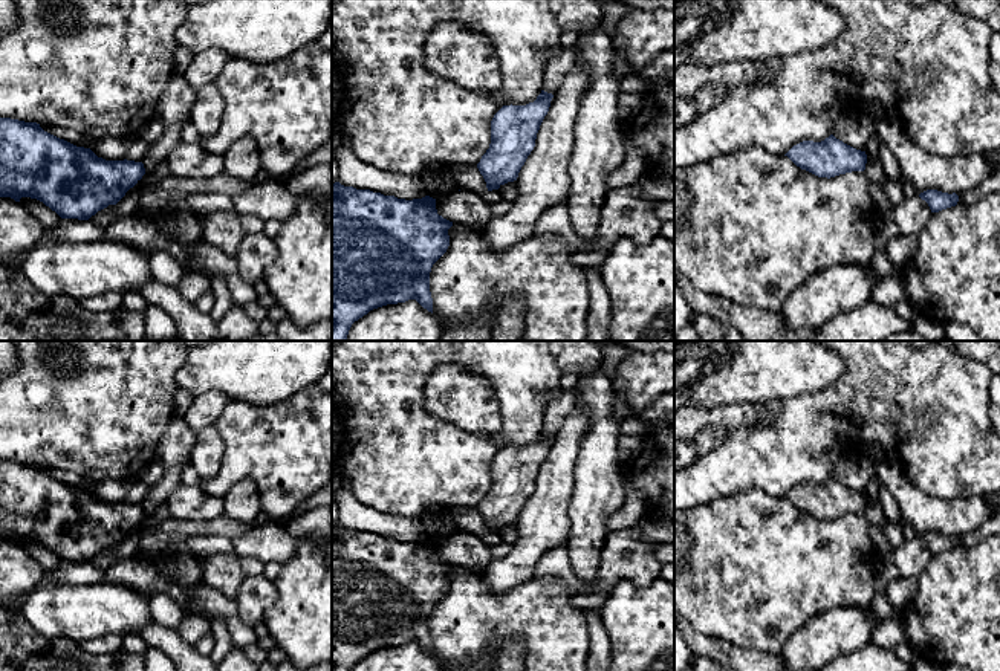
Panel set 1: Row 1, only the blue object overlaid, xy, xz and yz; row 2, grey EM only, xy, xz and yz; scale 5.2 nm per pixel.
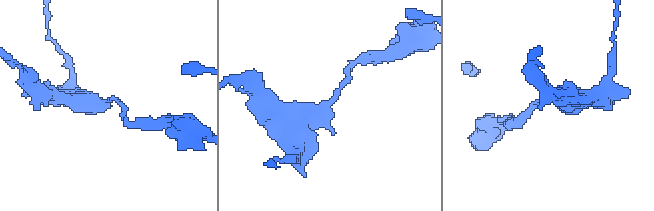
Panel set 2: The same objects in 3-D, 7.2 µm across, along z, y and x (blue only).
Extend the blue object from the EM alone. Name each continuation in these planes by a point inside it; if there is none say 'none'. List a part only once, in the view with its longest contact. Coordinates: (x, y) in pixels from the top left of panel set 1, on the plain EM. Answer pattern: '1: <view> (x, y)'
none

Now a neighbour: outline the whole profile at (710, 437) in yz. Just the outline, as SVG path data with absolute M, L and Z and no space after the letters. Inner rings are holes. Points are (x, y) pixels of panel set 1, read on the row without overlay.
M705 426L693 437L697 454L714 451L723 440L725 430L719 426Z

